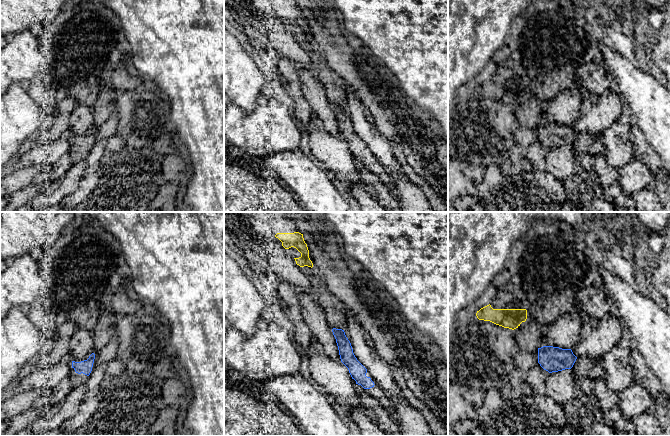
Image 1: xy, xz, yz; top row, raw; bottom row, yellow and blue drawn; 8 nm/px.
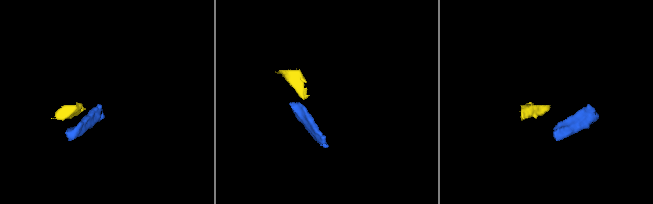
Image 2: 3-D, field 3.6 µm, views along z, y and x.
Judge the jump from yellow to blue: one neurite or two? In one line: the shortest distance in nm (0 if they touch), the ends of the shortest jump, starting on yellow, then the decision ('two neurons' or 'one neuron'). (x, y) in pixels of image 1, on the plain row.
240 nm | yz (517, 103), (538, 124) | two neurons

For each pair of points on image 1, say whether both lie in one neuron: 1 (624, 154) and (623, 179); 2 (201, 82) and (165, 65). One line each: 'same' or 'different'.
1: different
2: same

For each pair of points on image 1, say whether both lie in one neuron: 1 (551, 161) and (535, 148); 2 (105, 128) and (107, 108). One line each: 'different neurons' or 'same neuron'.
1: different neurons
2: different neurons

